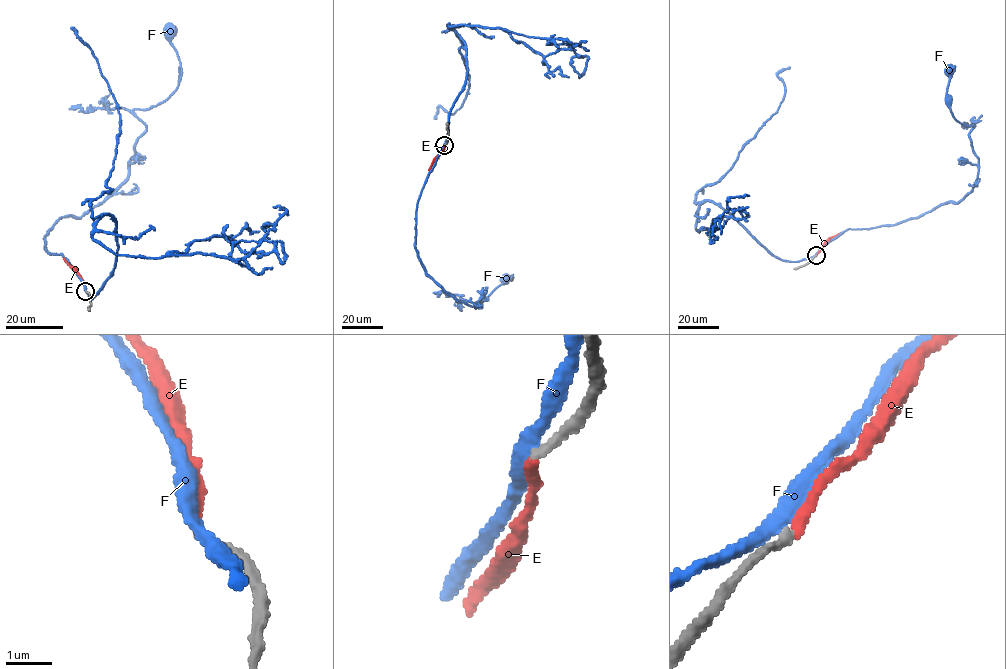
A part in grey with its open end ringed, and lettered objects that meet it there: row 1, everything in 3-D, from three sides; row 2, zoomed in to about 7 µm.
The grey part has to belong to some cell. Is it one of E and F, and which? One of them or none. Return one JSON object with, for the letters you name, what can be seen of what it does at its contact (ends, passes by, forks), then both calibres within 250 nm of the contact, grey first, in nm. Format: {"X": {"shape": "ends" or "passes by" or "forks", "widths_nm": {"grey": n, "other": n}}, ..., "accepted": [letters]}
{"E": {"shape": "ends", "widths_nm": {"grey": 180, "other": 240}}, "accepted": ["E"]}

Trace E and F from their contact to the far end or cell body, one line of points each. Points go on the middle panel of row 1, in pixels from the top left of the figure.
E: (444, 145), (428, 170)
F: (444, 144), (416, 210), (419, 259), (443, 288), (476, 307), (513, 275), (505, 280)

